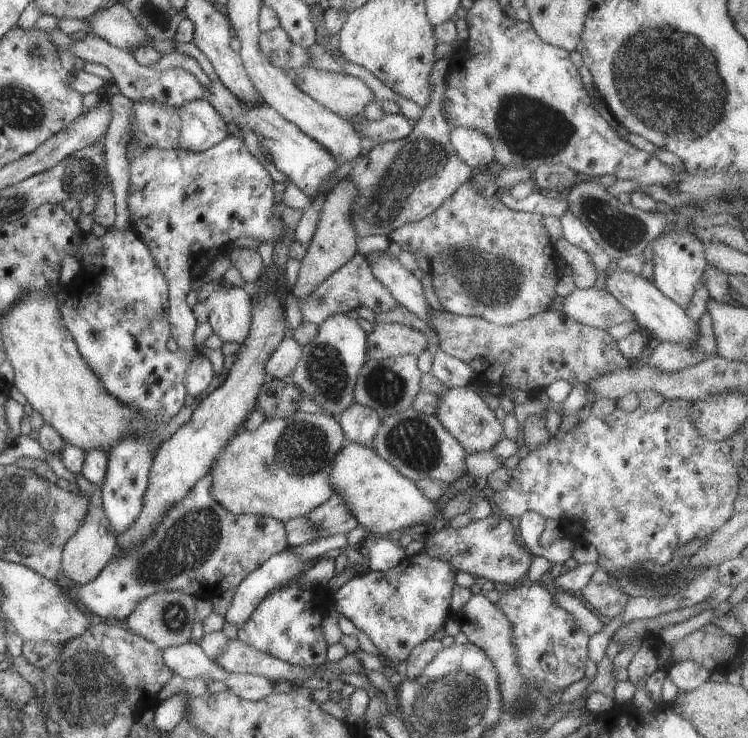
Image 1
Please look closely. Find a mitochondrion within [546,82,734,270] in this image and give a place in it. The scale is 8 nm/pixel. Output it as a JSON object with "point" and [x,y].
{"point":[621,231]}

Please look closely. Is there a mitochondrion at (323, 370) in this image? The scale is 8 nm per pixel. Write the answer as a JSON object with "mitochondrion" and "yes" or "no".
{"mitochondrion":"yes"}

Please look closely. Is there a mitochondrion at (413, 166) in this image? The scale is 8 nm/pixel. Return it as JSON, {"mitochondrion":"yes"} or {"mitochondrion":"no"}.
{"mitochondrion":"yes"}

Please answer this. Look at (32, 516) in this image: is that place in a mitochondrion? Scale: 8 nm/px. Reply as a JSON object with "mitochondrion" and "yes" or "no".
{"mitochondrion":"yes"}

